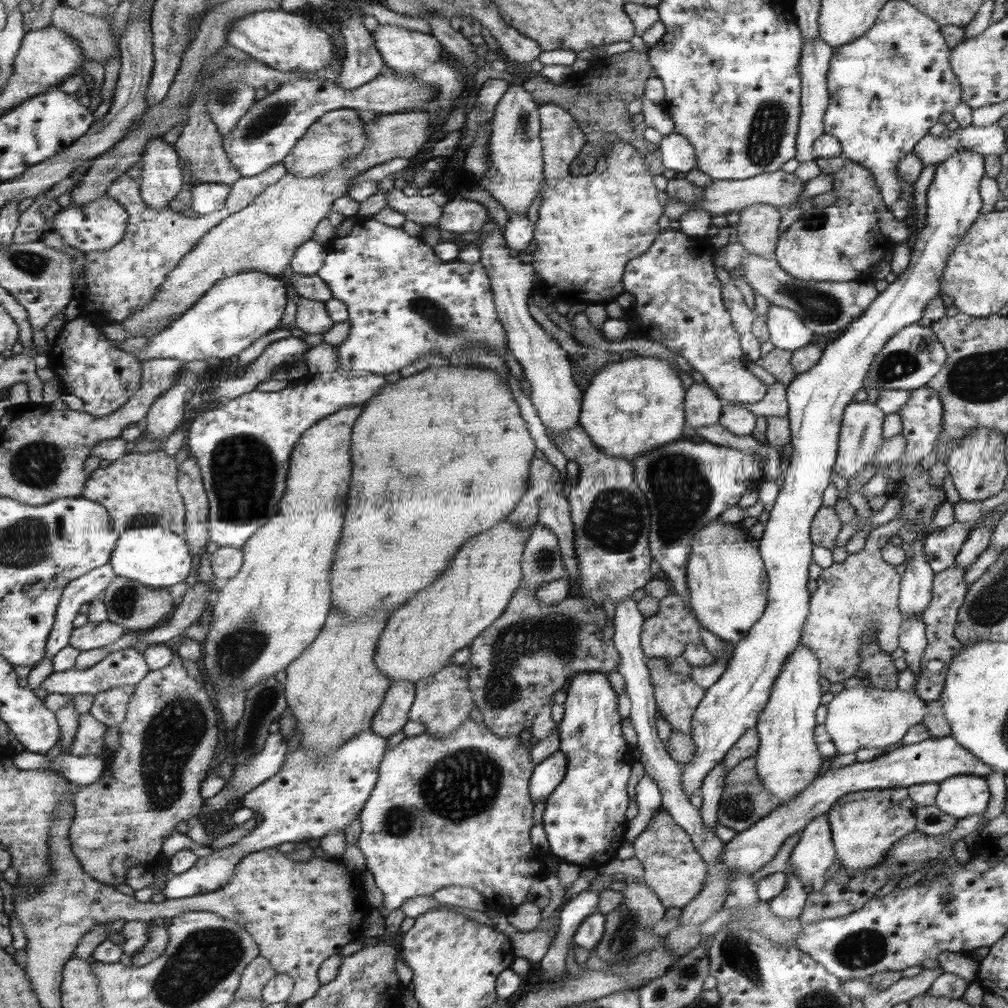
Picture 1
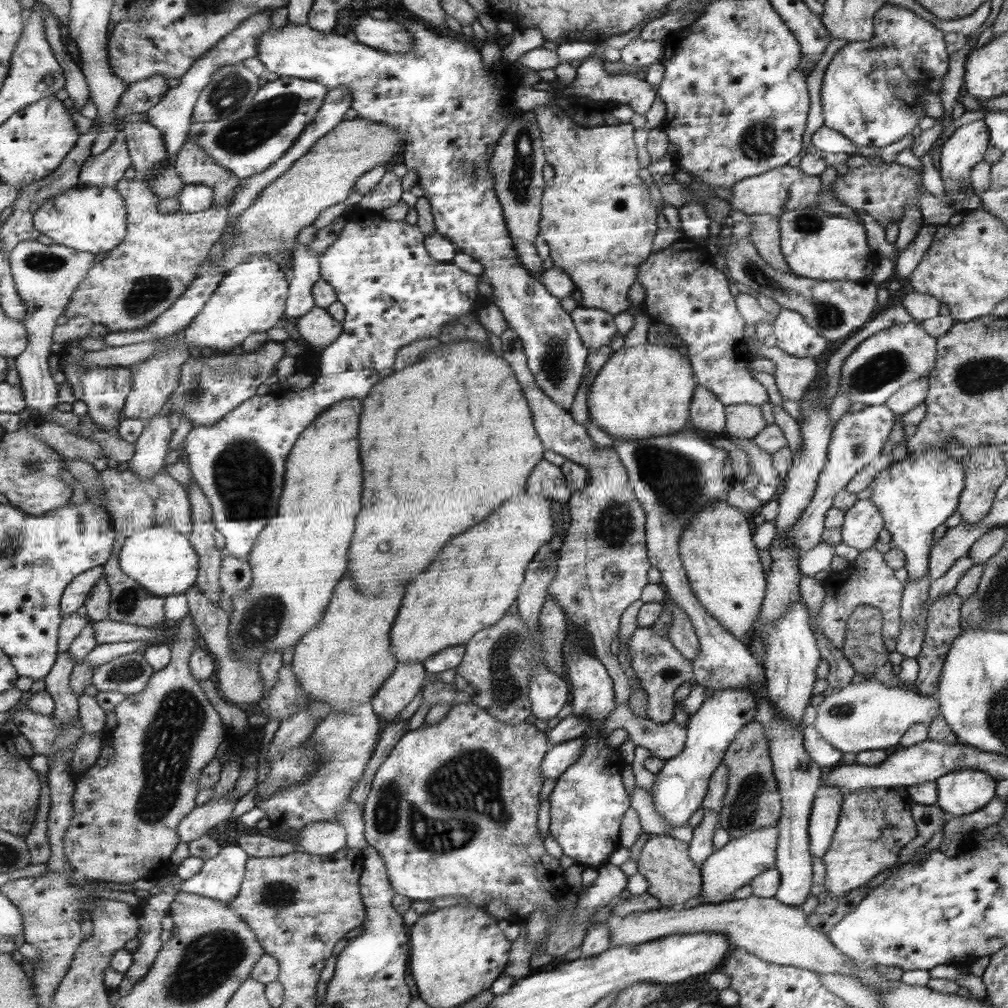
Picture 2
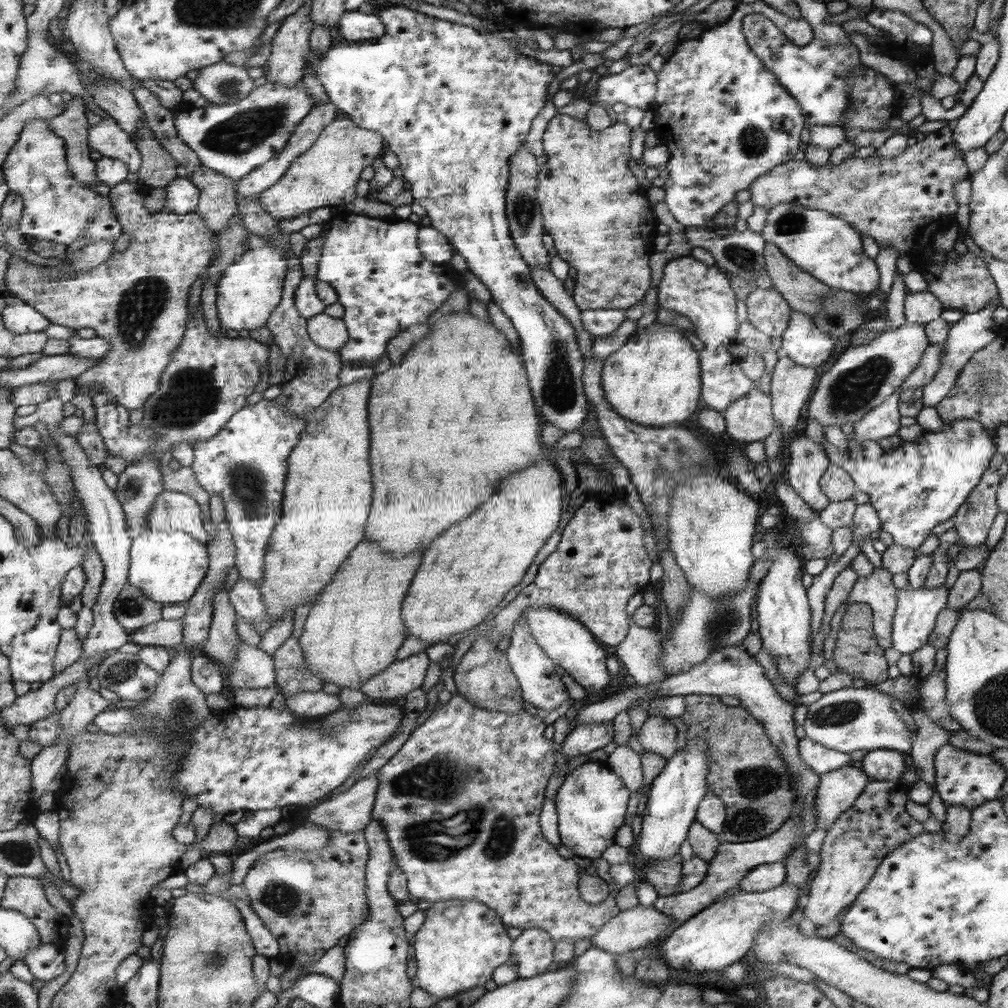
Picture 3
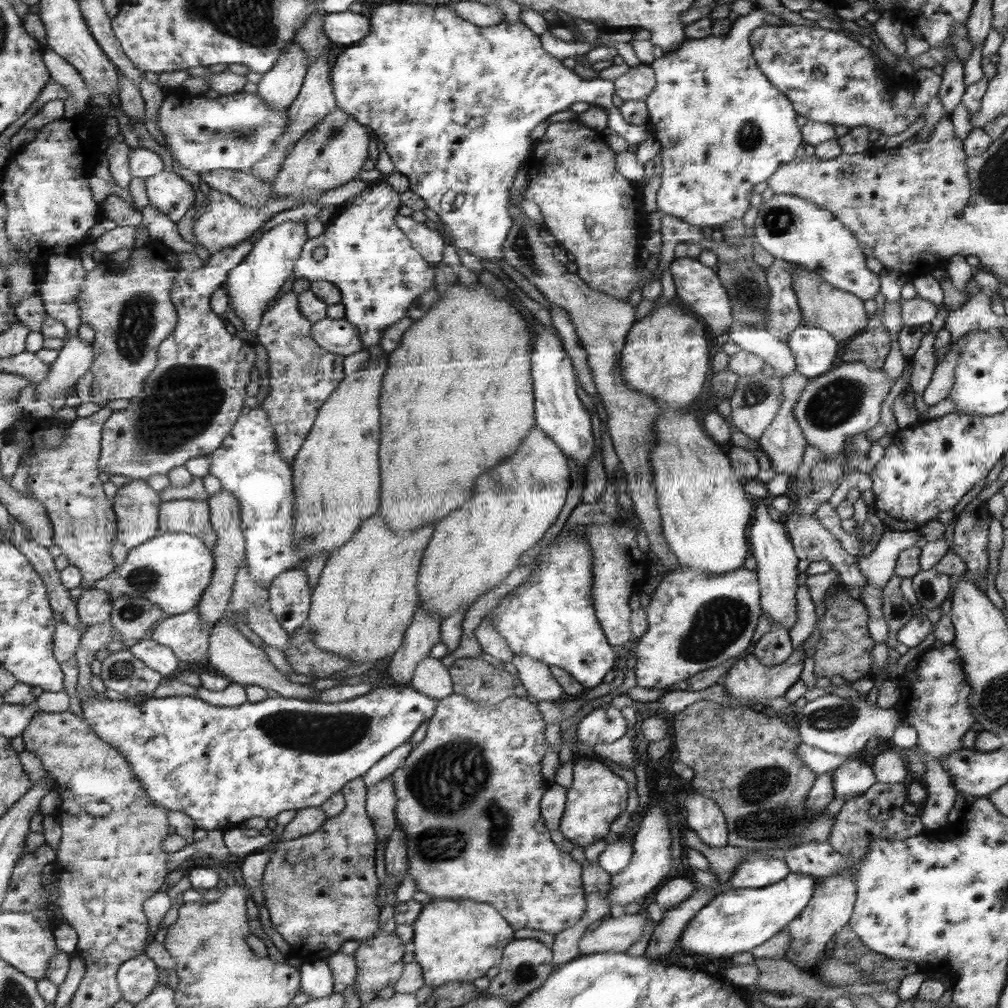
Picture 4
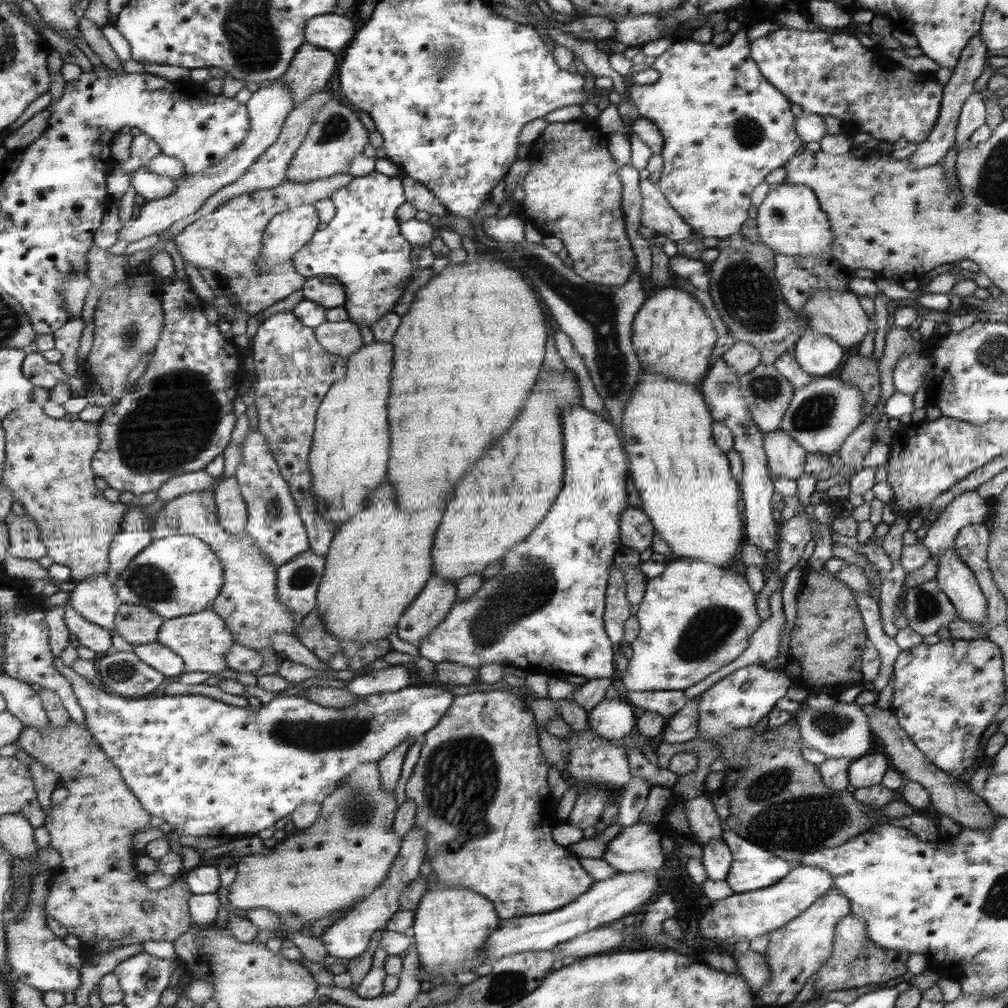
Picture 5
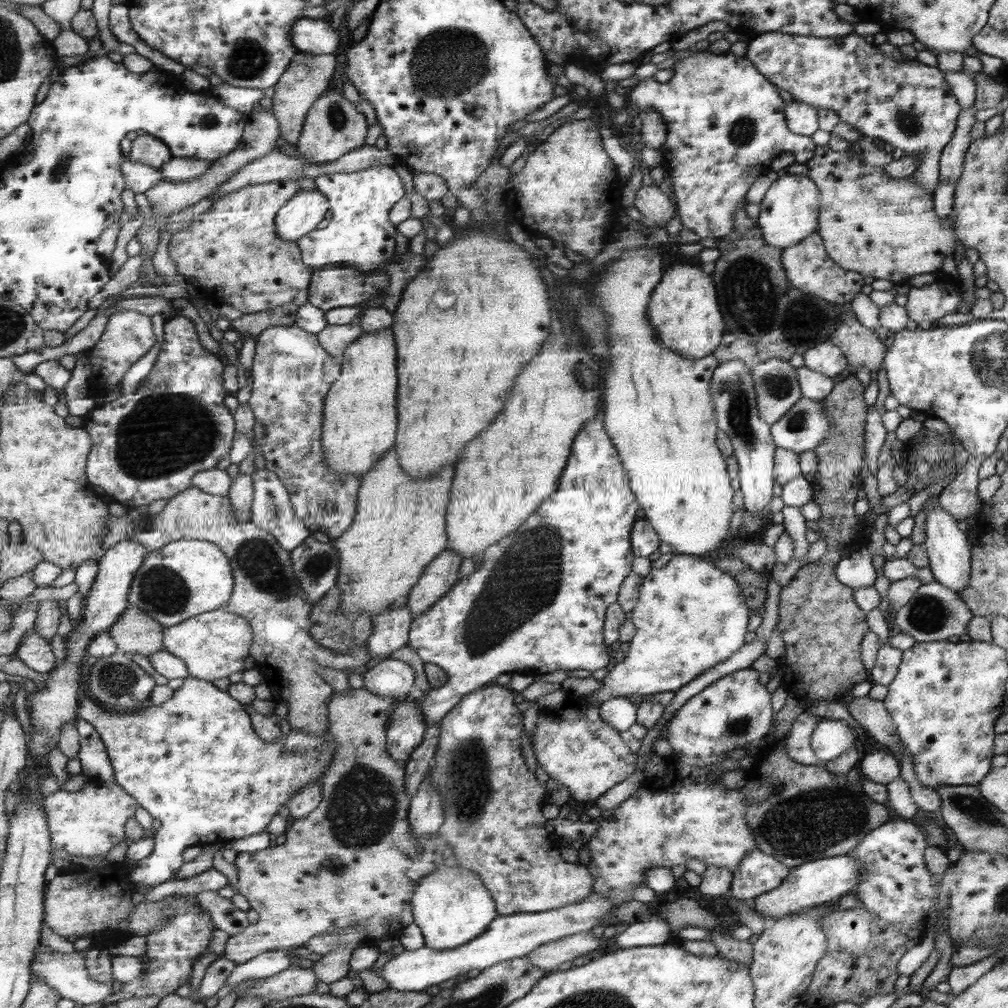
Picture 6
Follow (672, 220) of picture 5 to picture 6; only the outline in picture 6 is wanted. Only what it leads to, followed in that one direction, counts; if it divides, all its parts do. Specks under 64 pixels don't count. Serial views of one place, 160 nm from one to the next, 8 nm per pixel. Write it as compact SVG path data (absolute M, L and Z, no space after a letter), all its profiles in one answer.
M655 184L639 187L633 205L644 218L656 222L663 228L673 218L674 206L668 202L667 196Z

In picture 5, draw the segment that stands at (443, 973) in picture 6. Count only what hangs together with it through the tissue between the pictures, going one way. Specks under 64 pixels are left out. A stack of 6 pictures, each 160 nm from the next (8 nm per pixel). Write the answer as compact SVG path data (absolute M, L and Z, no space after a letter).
M615 873L607 879L594 881L583 895L557 911L543 915L526 915L511 920L501 919L500 926L484 942L482 956L480 956L482 963L491 964L502 956L521 951L549 951L558 943L571 940L574 936L593 930L600 924L611 924L613 920L628 916L634 908L648 902L648 898L656 890L658 882L658 878L649 873Z

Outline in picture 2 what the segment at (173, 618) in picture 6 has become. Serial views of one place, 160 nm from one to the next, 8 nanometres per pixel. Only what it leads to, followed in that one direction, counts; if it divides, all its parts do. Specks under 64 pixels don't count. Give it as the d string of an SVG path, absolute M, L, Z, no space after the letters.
M173 524L165 526L153 526L141 532L135 532L131 538L122 539L122 544L118 550L120 555L121 569L123 569L131 578L134 578L138 586L145 587L154 595L165 597L172 594L186 594L191 586L196 584L199 576L200 559L198 552L193 548L190 537L185 536L183 532L175 532Z

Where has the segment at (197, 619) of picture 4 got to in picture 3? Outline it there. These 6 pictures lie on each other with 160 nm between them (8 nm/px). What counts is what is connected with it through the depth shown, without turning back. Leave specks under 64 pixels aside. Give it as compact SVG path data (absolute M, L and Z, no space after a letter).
M165 620L148 624L146 627L130 632L131 642L141 646L165 647L175 651L183 644L184 622Z

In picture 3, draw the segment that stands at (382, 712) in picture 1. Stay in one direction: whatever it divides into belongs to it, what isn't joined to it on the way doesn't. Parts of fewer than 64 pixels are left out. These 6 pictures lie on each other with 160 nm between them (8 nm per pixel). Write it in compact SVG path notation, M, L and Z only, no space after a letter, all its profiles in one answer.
M424 651L395 660L386 670L368 678L362 690L374 702L399 703L408 692L421 687L429 661Z

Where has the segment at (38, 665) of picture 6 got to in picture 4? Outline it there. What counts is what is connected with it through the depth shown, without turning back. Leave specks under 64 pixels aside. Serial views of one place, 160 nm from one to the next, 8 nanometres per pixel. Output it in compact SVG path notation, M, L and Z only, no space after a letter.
M388 684L380 688L371 689L359 698L343 702L316 702L315 700L305 700L300 698L291 698L278 696L276 698L266 698L263 702L252 703L247 701L245 704L237 707L231 706L213 706L204 700L192 696L174 695L160 698L147 698L146 700L133 703L129 701L111 700L108 698L98 698L98 696L86 696L81 698L81 708L86 722L94 729L96 733L109 744L115 745L129 760L135 776L139 778L141 786L145 788L147 796L155 806L161 806L171 812L178 811L187 814L194 820L197 828L205 831L219 830L225 832L235 827L242 828L247 818L259 817L268 820L277 818L281 812L287 810L298 811L303 808L320 807L325 804L333 794L341 792L343 786L348 782L353 782L357 778L365 776L367 770L381 760L384 754L391 752L393 748L399 746L402 742L408 740L413 731L424 720L433 714L433 698L423 697L419 692L415 692L409 685Z

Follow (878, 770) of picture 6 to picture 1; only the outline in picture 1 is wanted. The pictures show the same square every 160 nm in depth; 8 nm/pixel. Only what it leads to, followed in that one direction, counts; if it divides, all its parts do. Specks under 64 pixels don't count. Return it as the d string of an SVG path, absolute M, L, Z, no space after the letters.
M824 816L809 820L803 828L790 852L786 869L803 883L811 882L812 891L818 891L826 883L825 872L836 859L829 823Z

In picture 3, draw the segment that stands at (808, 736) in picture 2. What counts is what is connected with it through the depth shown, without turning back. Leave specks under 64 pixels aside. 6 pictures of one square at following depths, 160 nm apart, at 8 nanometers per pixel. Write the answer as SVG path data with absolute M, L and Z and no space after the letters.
M802 735L798 739L798 753L803 764L818 777L838 770L850 761L848 754L825 748L821 743Z

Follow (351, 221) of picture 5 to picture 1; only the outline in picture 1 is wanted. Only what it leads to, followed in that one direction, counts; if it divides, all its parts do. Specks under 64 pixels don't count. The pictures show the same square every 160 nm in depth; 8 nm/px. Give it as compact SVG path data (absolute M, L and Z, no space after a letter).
M375 217L357 220L349 236L333 238L329 247L328 257L318 275L331 289L333 297L347 304L350 313L349 337L337 348L337 362L341 364L343 370L367 370L371 374L385 376L385 374L391 374L391 372L399 372L404 366L409 366L421 357L427 357L431 352L434 352L434 354L437 352L443 358L451 358L451 354L459 354L459 352L463 352L463 348L467 348L467 345L475 345L475 343L483 343L487 347L487 351L495 357L503 358L503 355L509 352L506 334L503 332L502 324L499 324L498 312L495 312L494 294L491 292L490 280L488 276L485 276L486 269L483 268L482 264L478 262L467 264L457 260L449 262L439 260L435 249L423 242L423 235L411 236L411 232L403 231L402 227L385 226Z

